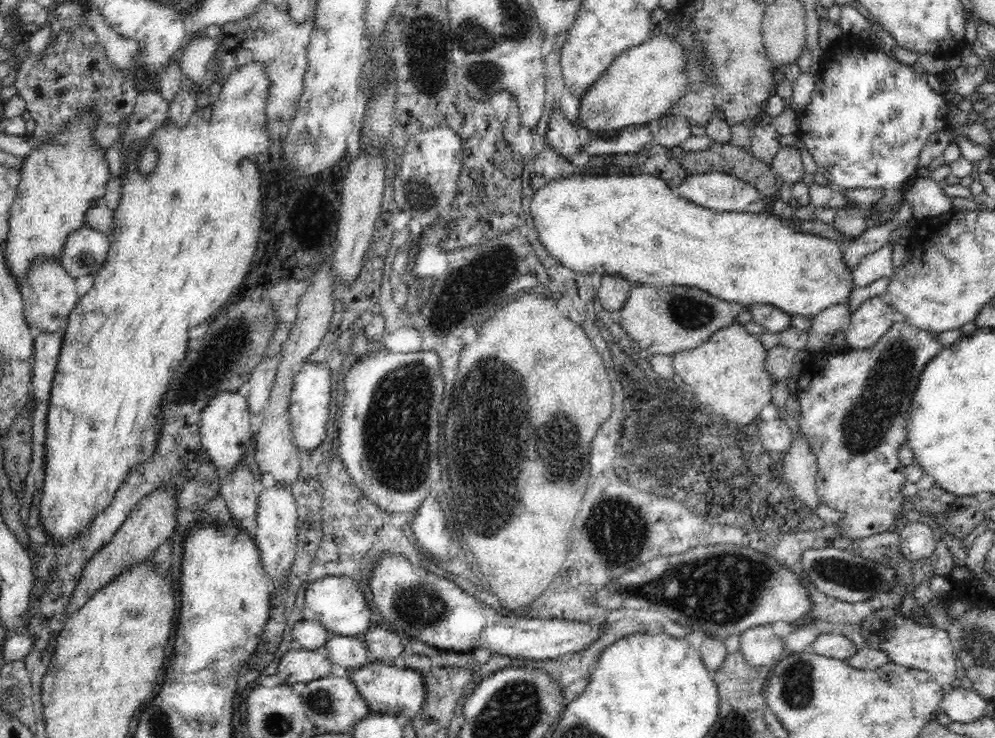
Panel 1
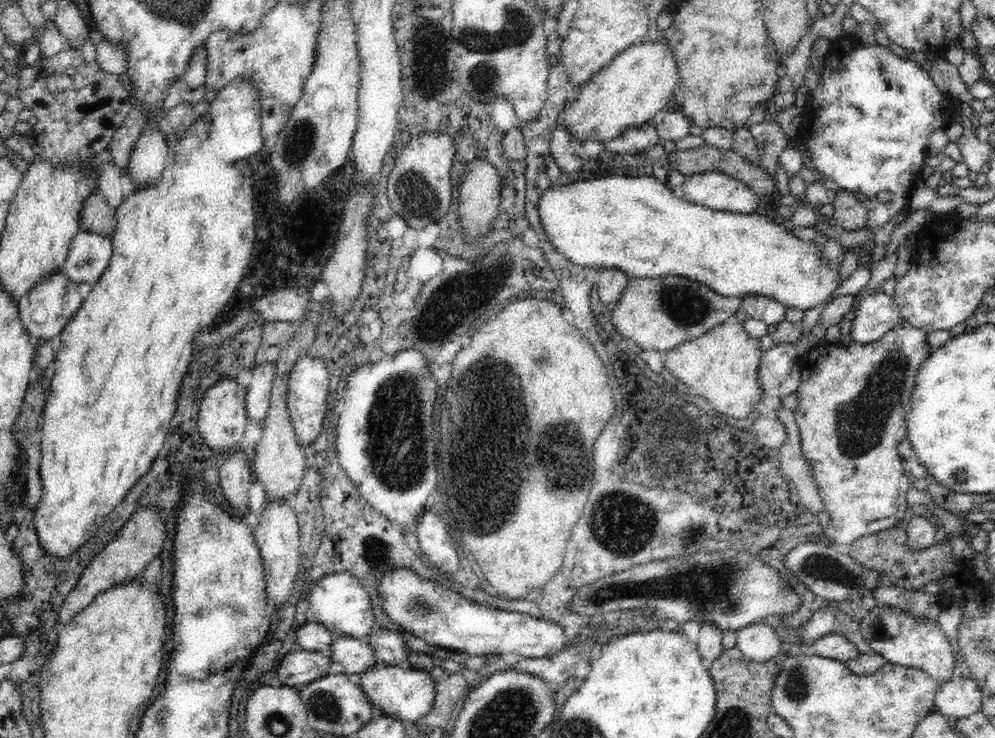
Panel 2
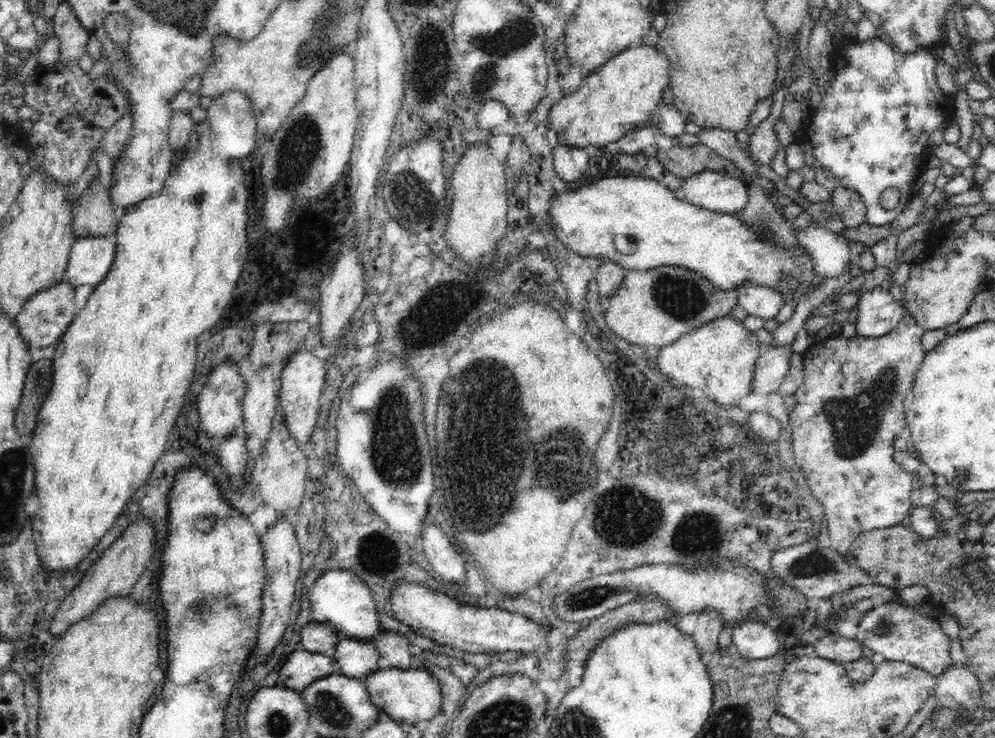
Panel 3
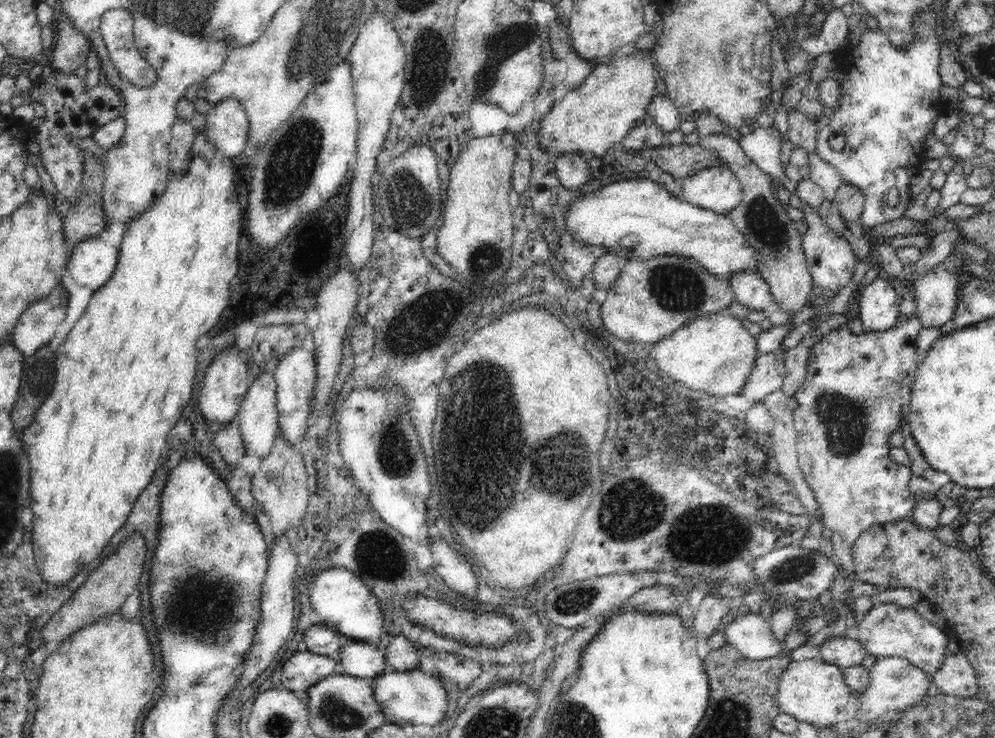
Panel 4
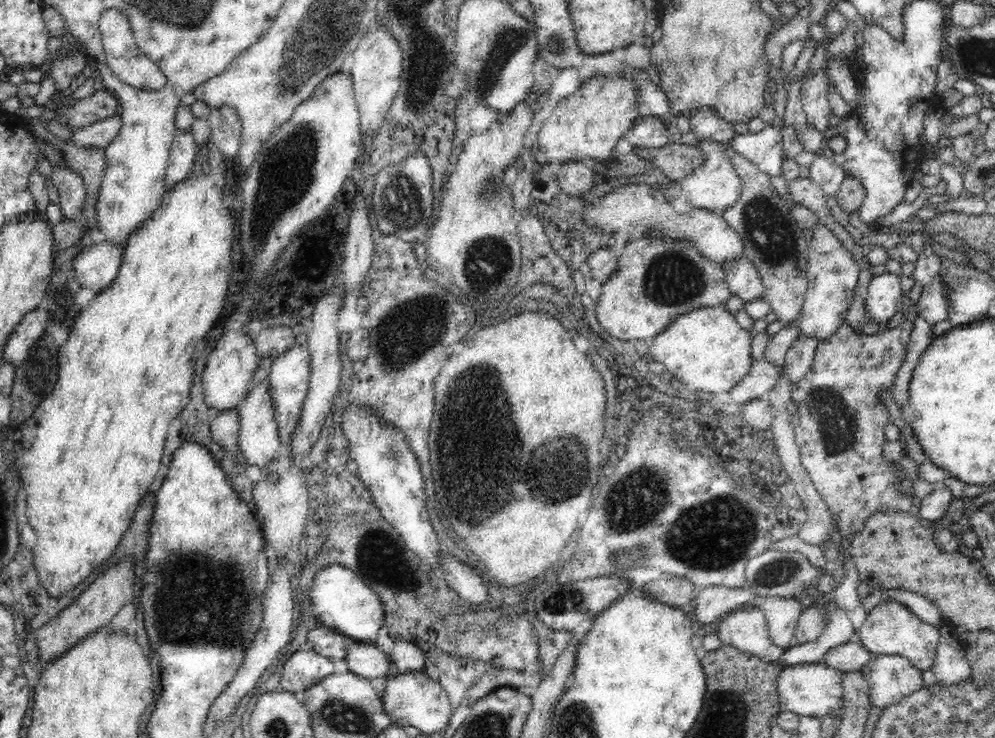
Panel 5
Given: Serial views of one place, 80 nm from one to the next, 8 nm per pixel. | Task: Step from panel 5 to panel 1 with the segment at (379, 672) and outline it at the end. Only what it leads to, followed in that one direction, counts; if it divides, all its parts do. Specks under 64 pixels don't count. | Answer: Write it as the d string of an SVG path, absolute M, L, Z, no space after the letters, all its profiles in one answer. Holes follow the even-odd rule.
M331 635L325 647L327 657L333 664L340 664L346 670L354 670L354 668L368 663L366 660L366 641L362 635Z

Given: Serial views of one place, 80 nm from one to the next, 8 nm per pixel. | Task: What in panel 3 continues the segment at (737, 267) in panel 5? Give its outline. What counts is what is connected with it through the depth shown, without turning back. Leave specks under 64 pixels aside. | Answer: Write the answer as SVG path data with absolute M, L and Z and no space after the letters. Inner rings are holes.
M754 283L740 284L735 288L738 306L748 315L759 316L763 319L774 319L782 305L783 298L778 291L770 287Z

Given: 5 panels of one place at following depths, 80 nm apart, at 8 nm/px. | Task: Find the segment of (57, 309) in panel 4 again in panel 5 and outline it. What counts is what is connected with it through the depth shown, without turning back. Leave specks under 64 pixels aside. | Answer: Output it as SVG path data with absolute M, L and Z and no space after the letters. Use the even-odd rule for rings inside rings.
M34 308L27 312L8 337L1 360L18 366L36 346L36 341L47 331L49 312L45 308Z

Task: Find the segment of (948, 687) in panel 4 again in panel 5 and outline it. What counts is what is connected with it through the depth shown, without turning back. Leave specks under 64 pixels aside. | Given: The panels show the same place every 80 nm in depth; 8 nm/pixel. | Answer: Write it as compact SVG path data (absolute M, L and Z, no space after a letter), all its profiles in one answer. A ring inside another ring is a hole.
M944 620L939 629L940 642L936 649L935 663L932 665L937 682L944 685L961 683L971 678L971 666L965 649L959 647L959 641Z

